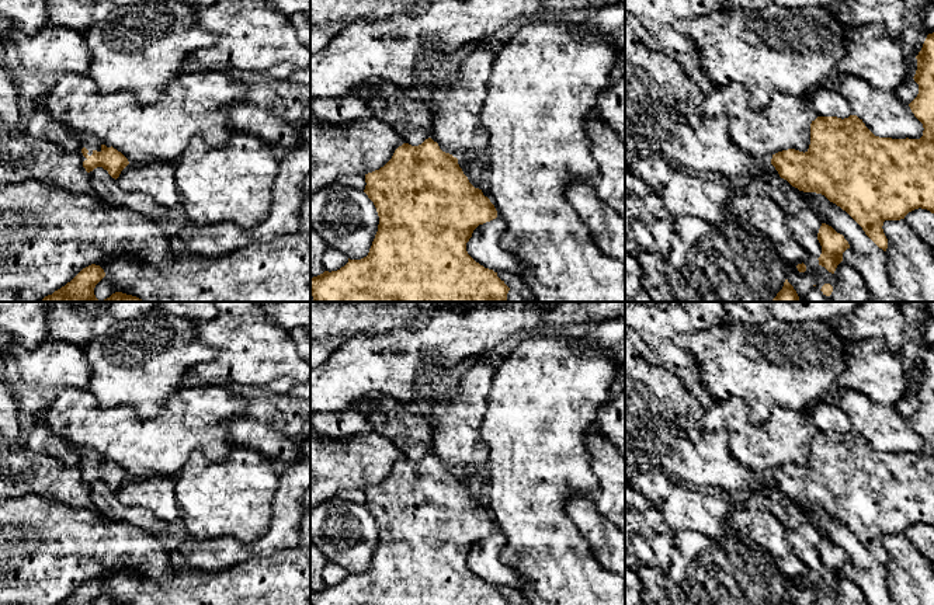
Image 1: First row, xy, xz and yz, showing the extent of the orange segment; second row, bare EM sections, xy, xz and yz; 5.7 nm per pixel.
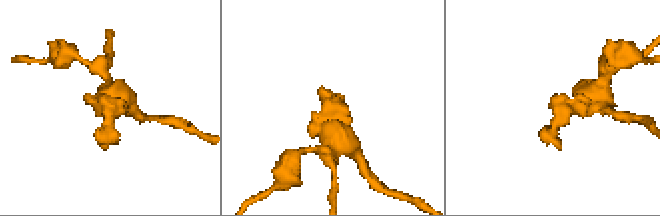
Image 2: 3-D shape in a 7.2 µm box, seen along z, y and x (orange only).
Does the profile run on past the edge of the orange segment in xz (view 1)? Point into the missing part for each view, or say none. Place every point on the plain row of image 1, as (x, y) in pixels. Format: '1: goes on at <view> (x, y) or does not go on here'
1: does not go on here

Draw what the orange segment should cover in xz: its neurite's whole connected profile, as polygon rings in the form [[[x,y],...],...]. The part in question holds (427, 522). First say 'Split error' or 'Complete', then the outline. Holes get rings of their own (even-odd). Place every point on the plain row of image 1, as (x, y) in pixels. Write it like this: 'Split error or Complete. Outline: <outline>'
Complete. Outline: [[[431,452],[419,460],[403,458],[379,484],[365,488],[364,507],[374,517],[379,539],[367,571],[350,574],[337,585],[310,592],[310,605],[510,605],[493,584],[476,577],[466,566],[473,545],[497,532],[482,504],[475,503],[458,473],[440,463]]]

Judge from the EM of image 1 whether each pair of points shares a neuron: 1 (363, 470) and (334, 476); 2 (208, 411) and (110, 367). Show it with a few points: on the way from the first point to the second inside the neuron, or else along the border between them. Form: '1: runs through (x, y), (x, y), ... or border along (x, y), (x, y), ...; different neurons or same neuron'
1: runs through (356, 470), (341, 470); same neuron
2: border along (190, 381), (181, 385), (155, 416), (146, 417); different neurons

